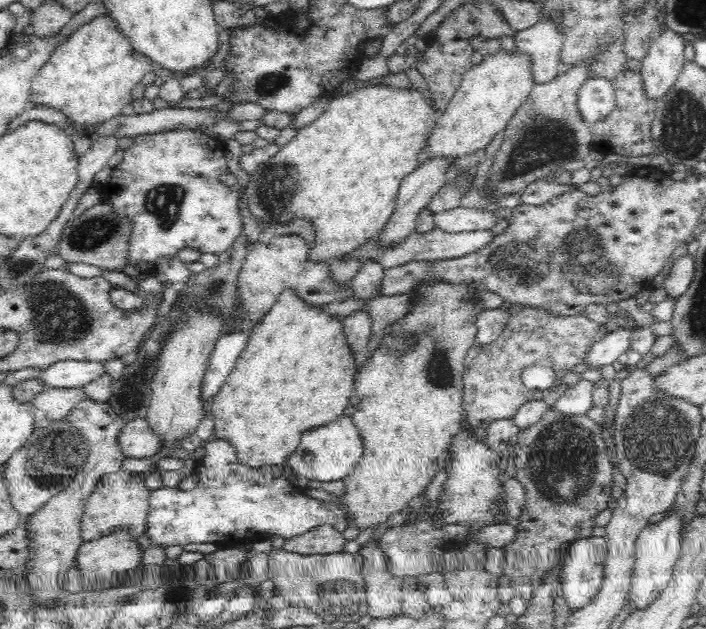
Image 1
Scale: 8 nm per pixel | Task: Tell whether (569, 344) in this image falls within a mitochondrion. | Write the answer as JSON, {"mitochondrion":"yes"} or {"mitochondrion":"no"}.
{"mitochondrion":"no"}

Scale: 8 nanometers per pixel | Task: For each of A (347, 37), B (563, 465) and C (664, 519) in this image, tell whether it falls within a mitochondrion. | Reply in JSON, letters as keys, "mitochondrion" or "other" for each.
{"A":"other","B":"mitochondrion","C":"other"}

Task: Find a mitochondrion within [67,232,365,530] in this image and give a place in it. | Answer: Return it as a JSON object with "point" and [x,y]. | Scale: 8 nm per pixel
{"point":[133,388]}

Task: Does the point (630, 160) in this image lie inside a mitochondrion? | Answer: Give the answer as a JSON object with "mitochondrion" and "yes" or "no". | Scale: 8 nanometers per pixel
{"mitochondrion":"no"}

